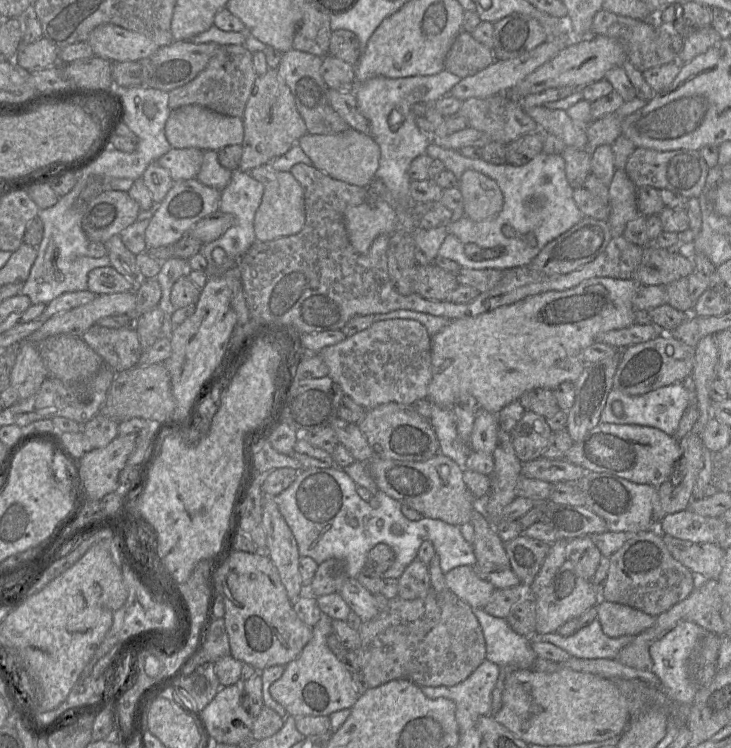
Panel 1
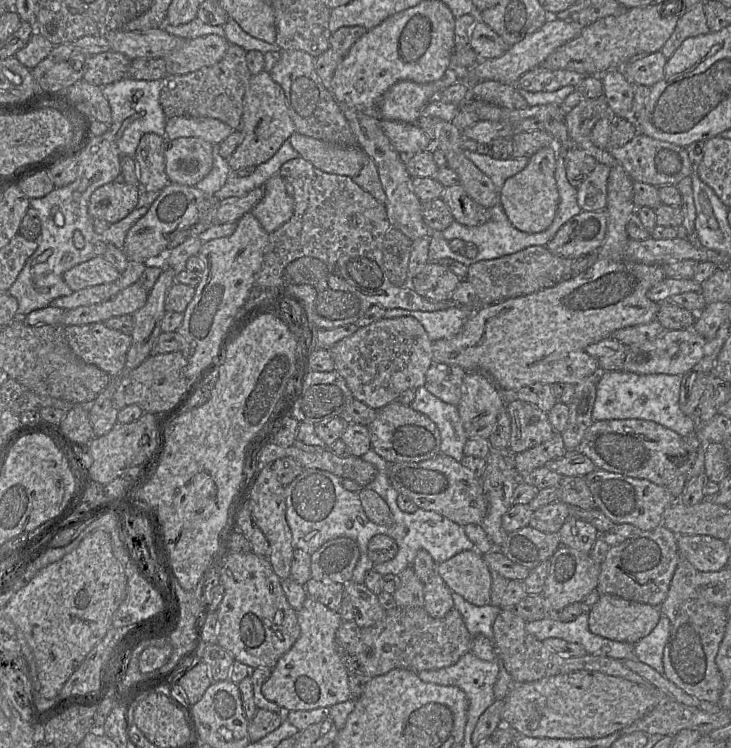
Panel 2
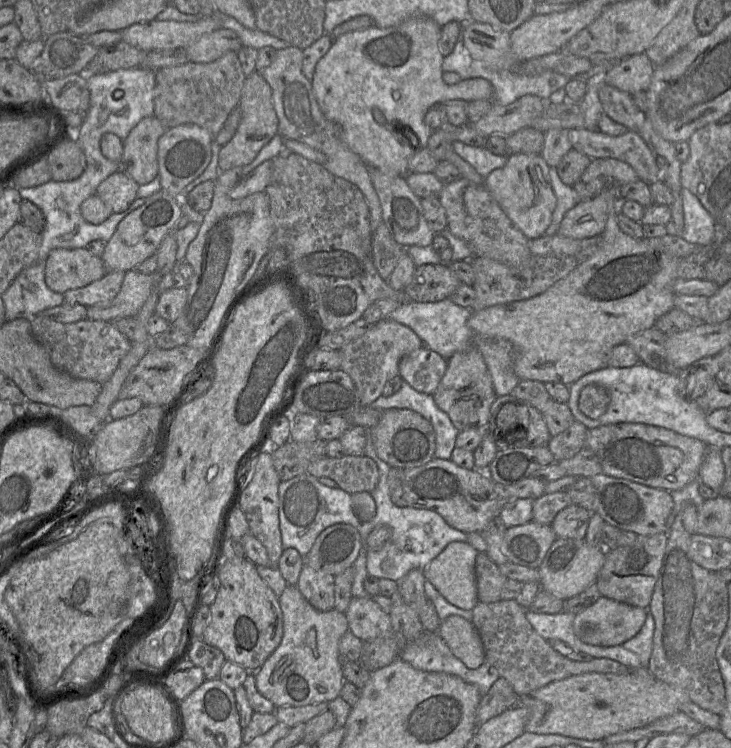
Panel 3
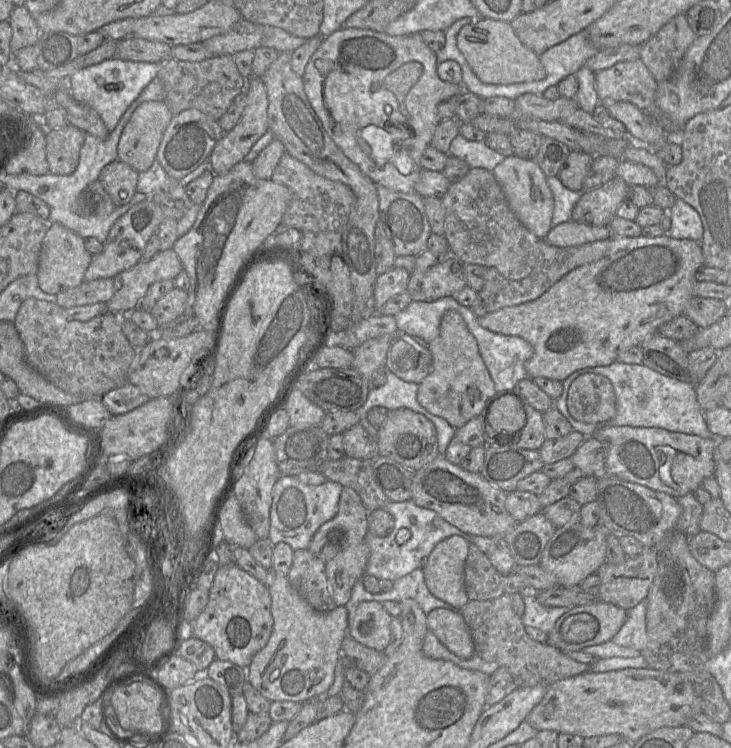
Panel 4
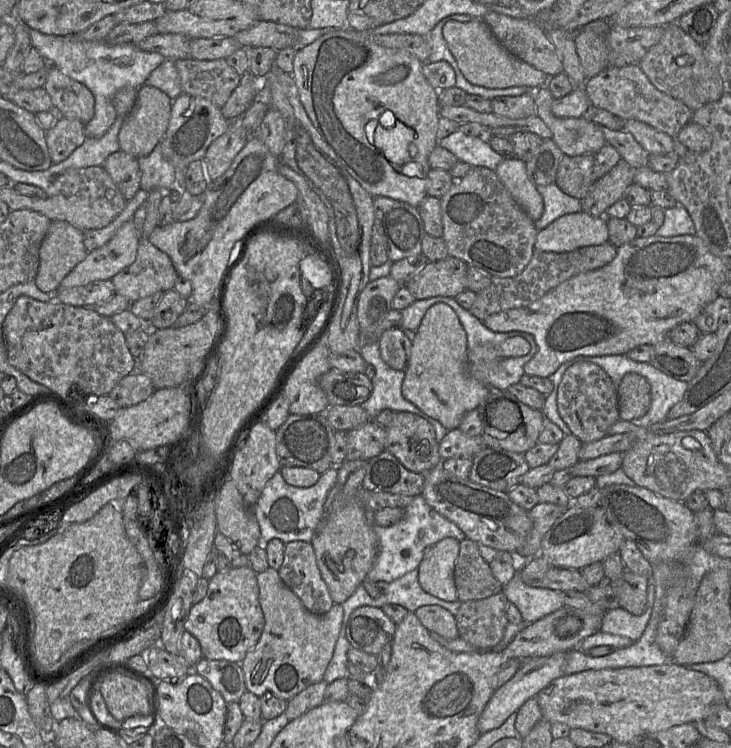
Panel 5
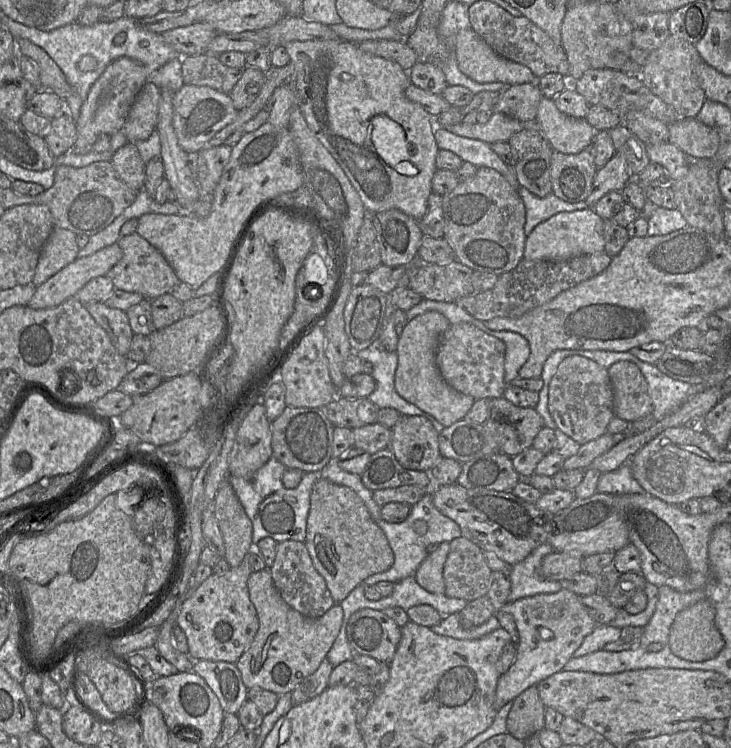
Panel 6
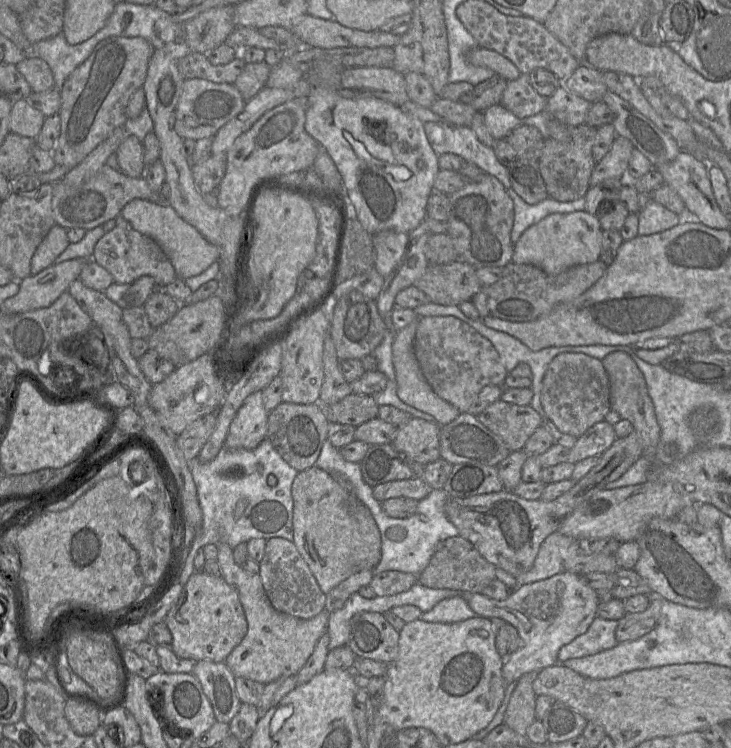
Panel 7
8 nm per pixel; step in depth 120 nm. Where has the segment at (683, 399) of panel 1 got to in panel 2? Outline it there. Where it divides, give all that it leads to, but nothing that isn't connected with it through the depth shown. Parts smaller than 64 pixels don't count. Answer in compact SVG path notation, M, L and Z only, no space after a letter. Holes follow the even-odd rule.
M625 371L599 372L596 400L592 412L593 422L604 420L637 419L651 421L662 425L682 438L687 438L694 433L694 419L685 415L679 407L679 395L682 376L666 374L641 375Z

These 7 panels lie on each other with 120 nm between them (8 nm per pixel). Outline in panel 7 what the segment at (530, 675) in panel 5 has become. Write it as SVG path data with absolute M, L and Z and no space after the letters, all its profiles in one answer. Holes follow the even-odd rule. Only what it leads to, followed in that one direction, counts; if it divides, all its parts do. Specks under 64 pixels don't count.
M568 571L518 586L505 600L495 600L481 593L464 593L464 598L477 616L501 618L517 629L521 645L505 658L502 668L507 684L517 682L528 672L555 665L559 650L587 631L596 617L598 606L596 591L582 575Z

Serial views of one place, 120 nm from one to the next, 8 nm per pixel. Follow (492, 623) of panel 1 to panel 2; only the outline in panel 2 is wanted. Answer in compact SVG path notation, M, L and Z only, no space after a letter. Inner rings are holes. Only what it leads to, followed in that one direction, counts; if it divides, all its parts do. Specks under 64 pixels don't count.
M452 593L454 608L462 615L465 626L472 636L482 635L493 640L493 623L501 609L490 604L475 606L462 596Z

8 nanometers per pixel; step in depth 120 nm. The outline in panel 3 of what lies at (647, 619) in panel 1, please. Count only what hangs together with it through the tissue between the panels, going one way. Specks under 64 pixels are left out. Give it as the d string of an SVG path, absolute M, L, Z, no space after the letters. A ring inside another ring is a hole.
M601 596L596 602L575 615L573 631L577 638L590 645L603 647L622 645L637 635L645 623L647 615L647 608L631 606Z

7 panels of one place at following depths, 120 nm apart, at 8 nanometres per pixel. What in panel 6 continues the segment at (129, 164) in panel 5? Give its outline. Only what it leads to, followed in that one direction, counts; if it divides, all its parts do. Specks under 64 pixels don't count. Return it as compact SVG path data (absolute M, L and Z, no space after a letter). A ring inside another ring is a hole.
M132 142L118 148L110 160L119 179L130 189L144 189L145 163Z

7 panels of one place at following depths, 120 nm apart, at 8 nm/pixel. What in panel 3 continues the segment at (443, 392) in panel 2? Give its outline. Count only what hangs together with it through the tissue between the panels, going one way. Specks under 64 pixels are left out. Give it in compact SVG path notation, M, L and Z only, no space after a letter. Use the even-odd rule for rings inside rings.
M423 346L399 362L399 376L416 391L433 395L447 370L447 360Z

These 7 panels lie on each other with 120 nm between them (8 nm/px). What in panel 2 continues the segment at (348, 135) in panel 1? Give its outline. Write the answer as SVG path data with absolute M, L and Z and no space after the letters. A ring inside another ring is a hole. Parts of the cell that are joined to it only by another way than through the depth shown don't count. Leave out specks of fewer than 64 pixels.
M298 132L290 136L289 142L303 159L323 172L352 178L365 164L366 153L358 145L328 143Z

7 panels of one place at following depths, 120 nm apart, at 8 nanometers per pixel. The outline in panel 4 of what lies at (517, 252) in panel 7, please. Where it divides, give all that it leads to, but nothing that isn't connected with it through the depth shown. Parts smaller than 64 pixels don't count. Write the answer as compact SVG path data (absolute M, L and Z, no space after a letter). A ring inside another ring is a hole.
M570 220L551 228L544 240L556 247L573 247L611 236L608 226L591 226Z

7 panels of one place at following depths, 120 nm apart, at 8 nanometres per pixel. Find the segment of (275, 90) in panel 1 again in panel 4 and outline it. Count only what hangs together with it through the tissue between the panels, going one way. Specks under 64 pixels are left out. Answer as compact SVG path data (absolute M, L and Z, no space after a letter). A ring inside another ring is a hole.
M251 76L247 79L245 92L247 101L240 120L231 131L223 135L209 155L210 171L216 176L225 175L237 163L243 161L257 140L269 130L268 95L261 77Z

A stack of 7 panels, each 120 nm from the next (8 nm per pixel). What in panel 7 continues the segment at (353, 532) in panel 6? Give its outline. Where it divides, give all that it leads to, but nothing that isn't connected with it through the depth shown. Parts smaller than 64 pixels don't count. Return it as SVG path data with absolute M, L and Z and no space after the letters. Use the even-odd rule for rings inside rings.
M317 466L298 472L291 495L293 543L325 594L352 574L373 569L379 563L381 535L373 515L328 472Z

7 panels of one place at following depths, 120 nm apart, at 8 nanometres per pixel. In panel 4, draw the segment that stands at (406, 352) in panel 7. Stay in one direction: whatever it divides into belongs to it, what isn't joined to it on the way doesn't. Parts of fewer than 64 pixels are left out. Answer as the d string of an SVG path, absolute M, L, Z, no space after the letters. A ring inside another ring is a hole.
M457 311L444 313L439 336L427 347L432 354L432 369L418 384L417 401L428 412L459 429L482 414L487 400L496 395L494 383L479 353L476 339Z

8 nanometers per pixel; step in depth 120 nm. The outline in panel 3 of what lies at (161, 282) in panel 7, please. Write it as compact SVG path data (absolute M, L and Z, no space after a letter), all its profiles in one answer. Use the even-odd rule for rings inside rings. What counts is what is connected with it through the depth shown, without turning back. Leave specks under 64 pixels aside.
M136 269L125 272L121 288L110 303L87 307L87 319L113 322L120 318L136 317L151 290L162 276L143 274Z

